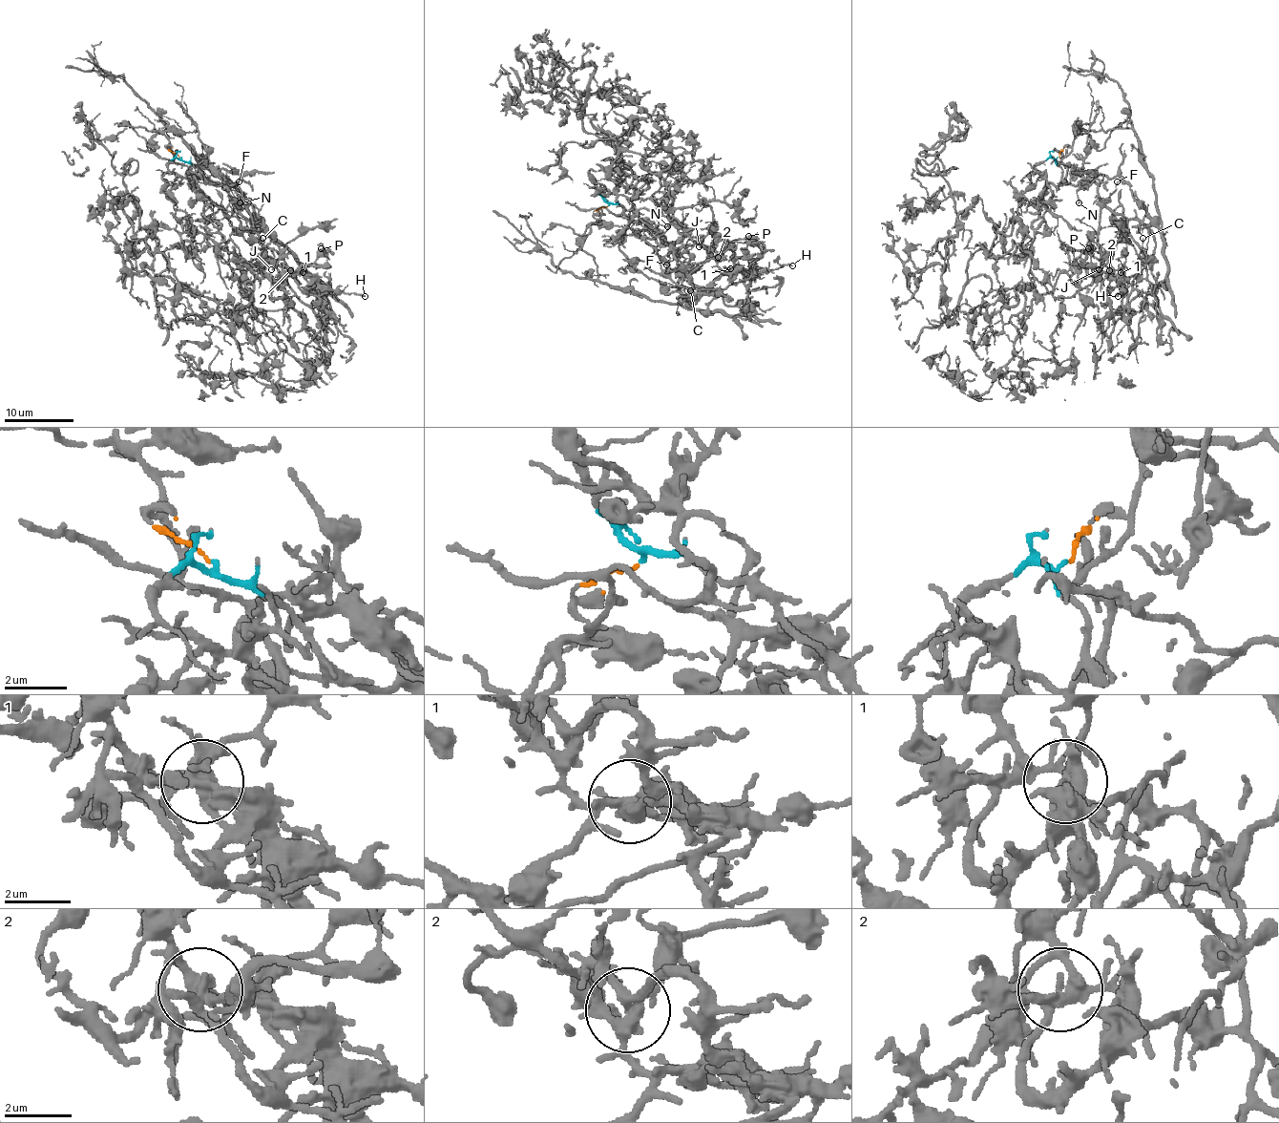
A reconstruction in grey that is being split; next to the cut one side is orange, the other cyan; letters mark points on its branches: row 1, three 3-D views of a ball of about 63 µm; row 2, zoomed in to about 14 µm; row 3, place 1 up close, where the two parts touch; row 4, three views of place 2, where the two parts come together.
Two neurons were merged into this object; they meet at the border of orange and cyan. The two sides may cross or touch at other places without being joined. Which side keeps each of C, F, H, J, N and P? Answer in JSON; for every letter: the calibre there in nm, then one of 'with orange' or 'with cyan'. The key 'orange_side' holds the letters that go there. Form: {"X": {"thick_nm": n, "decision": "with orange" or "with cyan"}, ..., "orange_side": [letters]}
{"C": {"thick_nm": 120, "decision": "with cyan"}, "F": {"thick_nm": 100, "decision": "with cyan"}, "H": {"thick_nm": 160, "decision": "with cyan"}, "J": {"thick_nm": 110, "decision": "with cyan"}, "N": {"thick_nm": 140, "decision": "with cyan"}, "P": {"thick_nm": 120, "decision": "with cyan"}, "orange_side": []}

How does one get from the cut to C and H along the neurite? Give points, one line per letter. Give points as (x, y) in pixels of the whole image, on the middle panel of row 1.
C: (607, 204), (619, 203), (639, 215), (662, 244), (680, 248), (683, 260), (671, 279), (690, 291)
H: (607, 204), (619, 203), (639, 215), (662, 244), (701, 241), (722, 268), (761, 272), (792, 265)

